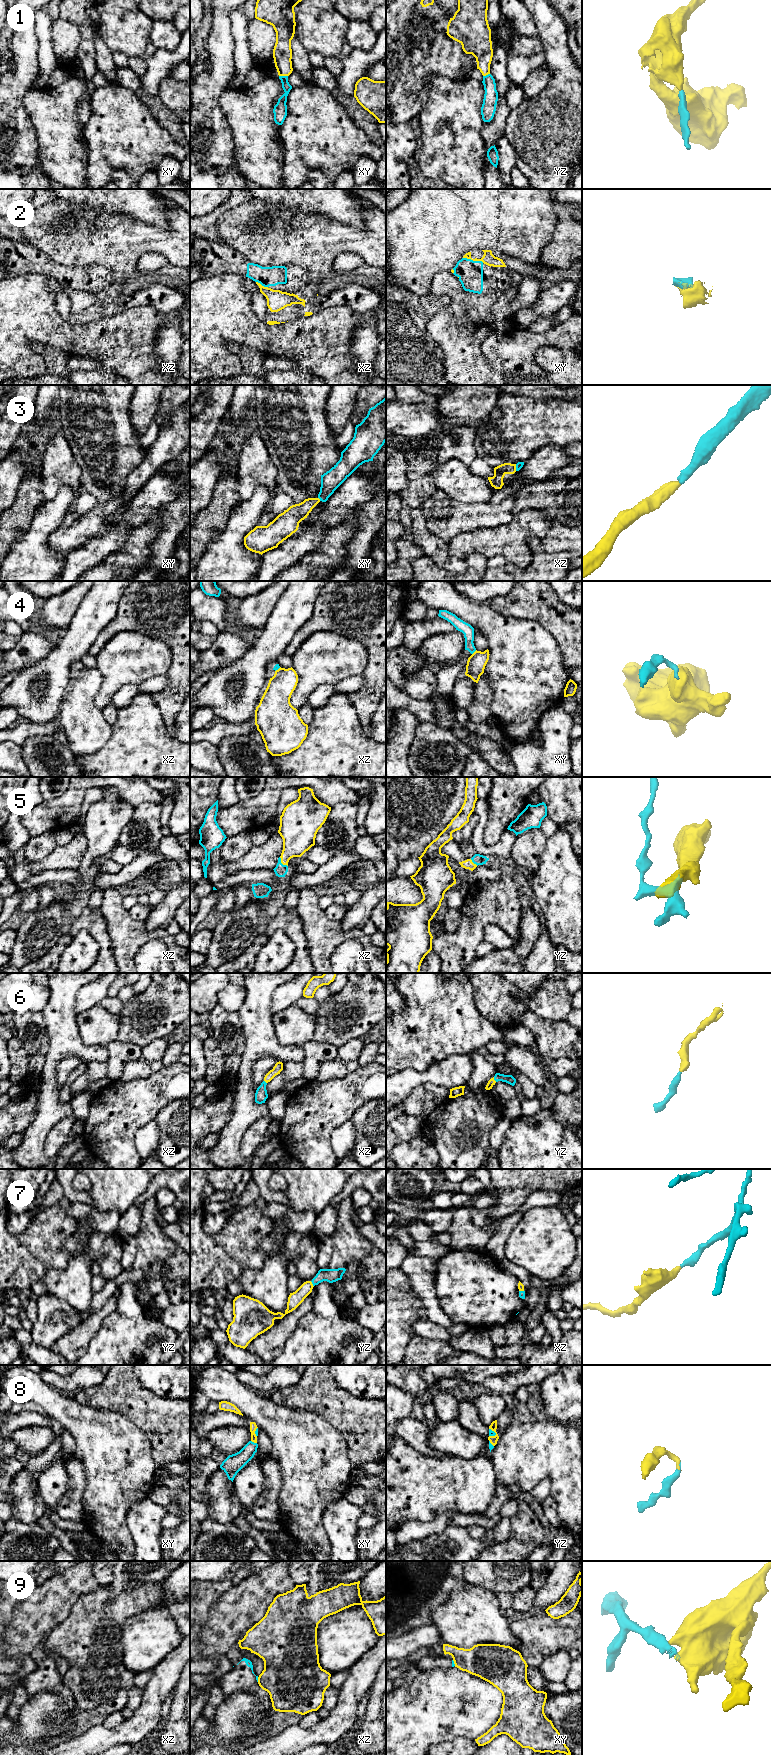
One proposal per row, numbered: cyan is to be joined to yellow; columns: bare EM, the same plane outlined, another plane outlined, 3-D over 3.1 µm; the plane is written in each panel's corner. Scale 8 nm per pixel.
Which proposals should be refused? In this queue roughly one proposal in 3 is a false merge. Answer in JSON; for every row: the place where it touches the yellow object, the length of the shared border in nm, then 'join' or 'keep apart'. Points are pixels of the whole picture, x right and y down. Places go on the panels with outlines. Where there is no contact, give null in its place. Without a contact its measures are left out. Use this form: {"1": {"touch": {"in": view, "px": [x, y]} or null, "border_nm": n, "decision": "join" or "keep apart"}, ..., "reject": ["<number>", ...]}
{"1": {"touch": {"in": "xy", "px": [283, 75]}, "border_nm": 70, "decision": "join"}, "2": {"touch": {"in": "xy", "px": [473, 260]}, "border_nm": 170, "decision": "keep apart"}, "3": {"touch": {"in": "xy", "px": [319, 499]}, "border_nm": 40, "decision": "join"}, "4": {"touch": {"in": "xy", "px": [474, 652]}, "border_nm": 50, "decision": "keep apart"}, "5": {"touch": {"in": "xz", "px": [282, 863]}, "border_nm": 100, "decision": "join"}, "6": {"touch": {"in": "yz", "px": [493, 1079]}, "border_nm": 50, "decision": "join"}, "7": {"touch": {"in": "yz", "px": [312, 1284]}, "border_nm": 50, "decision": "join"}, "8": {"touch": {"in": "xy", "px": [254, 1442]}, "border_nm": 50, "decision": "join"}, "9": {"touch": {"in": "xz", "px": [258, 1679]}, "border_nm": 40, "decision": "keep apart"}, "reject": ["2", "4", "9"]}

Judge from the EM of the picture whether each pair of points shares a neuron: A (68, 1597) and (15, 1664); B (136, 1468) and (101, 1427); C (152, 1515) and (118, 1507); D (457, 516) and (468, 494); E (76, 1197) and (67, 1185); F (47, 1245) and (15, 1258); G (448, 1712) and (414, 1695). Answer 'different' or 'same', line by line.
A: different
B: same
C: different
D: different
E: same
F: same
G: same

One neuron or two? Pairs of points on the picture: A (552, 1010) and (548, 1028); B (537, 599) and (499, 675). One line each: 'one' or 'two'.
A: two
B: two

